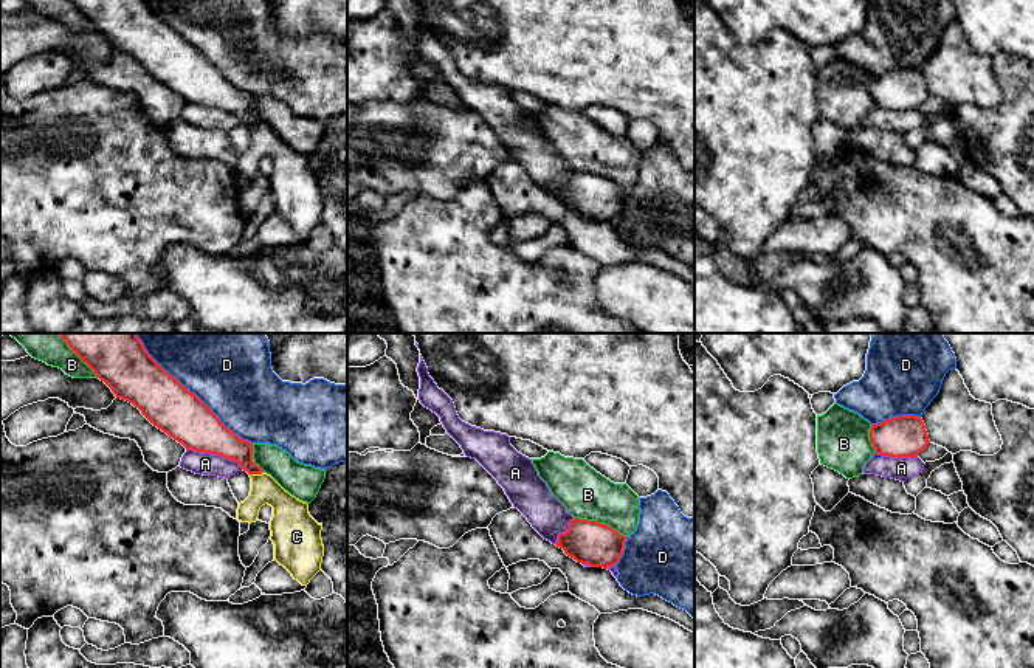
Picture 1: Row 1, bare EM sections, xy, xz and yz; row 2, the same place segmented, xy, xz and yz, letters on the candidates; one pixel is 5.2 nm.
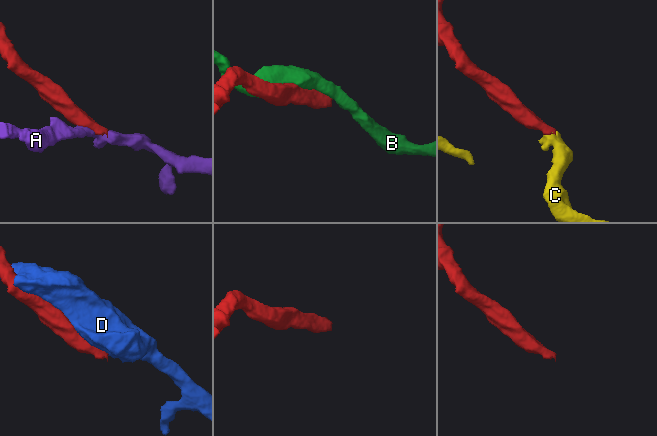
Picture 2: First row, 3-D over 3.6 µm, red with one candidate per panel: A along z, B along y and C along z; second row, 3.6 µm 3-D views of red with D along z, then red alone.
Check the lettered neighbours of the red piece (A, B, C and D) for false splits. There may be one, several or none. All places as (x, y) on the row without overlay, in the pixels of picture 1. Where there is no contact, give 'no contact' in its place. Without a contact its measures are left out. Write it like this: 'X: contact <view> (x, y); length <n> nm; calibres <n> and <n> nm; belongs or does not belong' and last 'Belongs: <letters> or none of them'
A: contact xy (214, 106); length 320 nm; calibres 240 and 120 nm; does not belong
B: contact xz (599, 175); length 300 nm; calibres 220 and 260 nm; does not belong
C: contact xy (256, 126); length 80 nm; calibres 150 and 160 nm; belongs
D: contact xy (197, 50); length 750 nm; calibres 260 and 380 nm; does not belong
Belongs: C

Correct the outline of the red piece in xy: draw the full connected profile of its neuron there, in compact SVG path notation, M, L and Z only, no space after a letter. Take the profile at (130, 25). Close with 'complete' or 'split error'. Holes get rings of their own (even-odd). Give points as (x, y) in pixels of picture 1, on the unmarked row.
M70 0L104 34L116 51L132 56L158 82L181 96L186 102L217 107L234 113L251 130L250 149L239 157L237 172L256 175L262 158L273 160L270 174L274 197L274 214L284 219L295 232L307 239L321 223L324 198L322 177L308 166L308 157L285 144L270 127L253 115L253 96L240 91L189 42L166 25L144 0Z | split error

